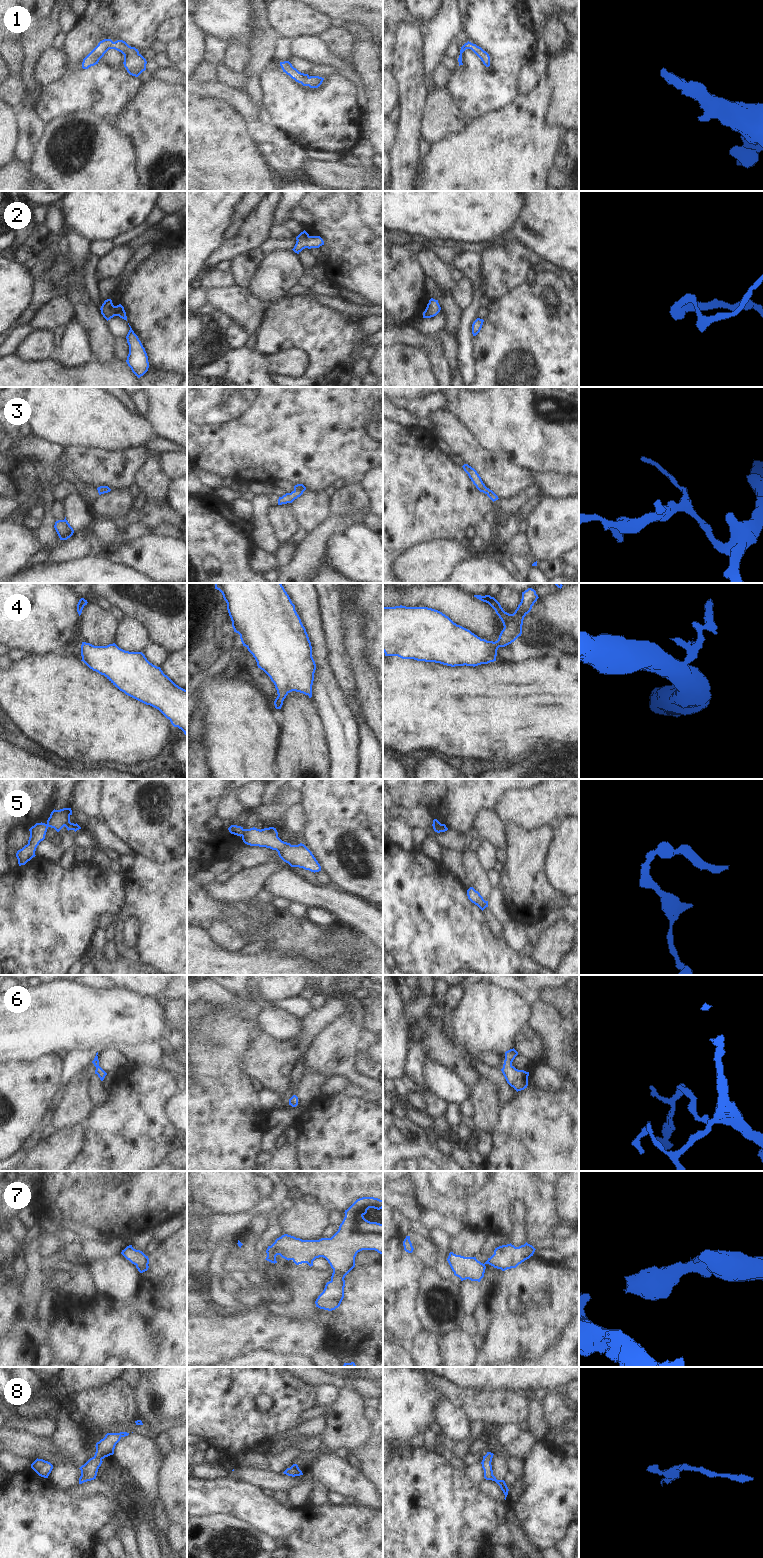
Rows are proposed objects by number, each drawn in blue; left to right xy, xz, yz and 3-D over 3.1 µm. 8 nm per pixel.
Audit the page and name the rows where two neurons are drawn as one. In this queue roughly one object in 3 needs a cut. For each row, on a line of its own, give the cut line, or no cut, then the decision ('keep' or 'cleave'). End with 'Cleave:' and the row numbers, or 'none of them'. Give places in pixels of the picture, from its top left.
1: no cut | keep
2: no cut | keep
3: no cut | keep
4: no cut | keep
5: xz (244, 829), (241, 835) | cleave
6: no cut | keep
7: no cut | keep
8: no cut | keep
Cleave: 5

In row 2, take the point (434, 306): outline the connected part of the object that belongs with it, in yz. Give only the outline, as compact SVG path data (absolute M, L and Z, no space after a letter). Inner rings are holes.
M431 298L425 311L423 312L423 318L431 318L436 316L441 310L438 300Z

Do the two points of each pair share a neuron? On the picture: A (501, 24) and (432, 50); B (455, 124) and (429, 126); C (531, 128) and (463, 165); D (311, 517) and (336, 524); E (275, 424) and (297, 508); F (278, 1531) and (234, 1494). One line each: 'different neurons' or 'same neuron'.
A: different neurons
B: same neuron
C: same neuron
D: different neurons
E: different neurons
F: same neuron

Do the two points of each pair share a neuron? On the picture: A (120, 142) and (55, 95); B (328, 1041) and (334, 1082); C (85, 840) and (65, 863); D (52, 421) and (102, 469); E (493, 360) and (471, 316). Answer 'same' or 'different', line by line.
A: different
B: different
C: same
D: different
E: different

